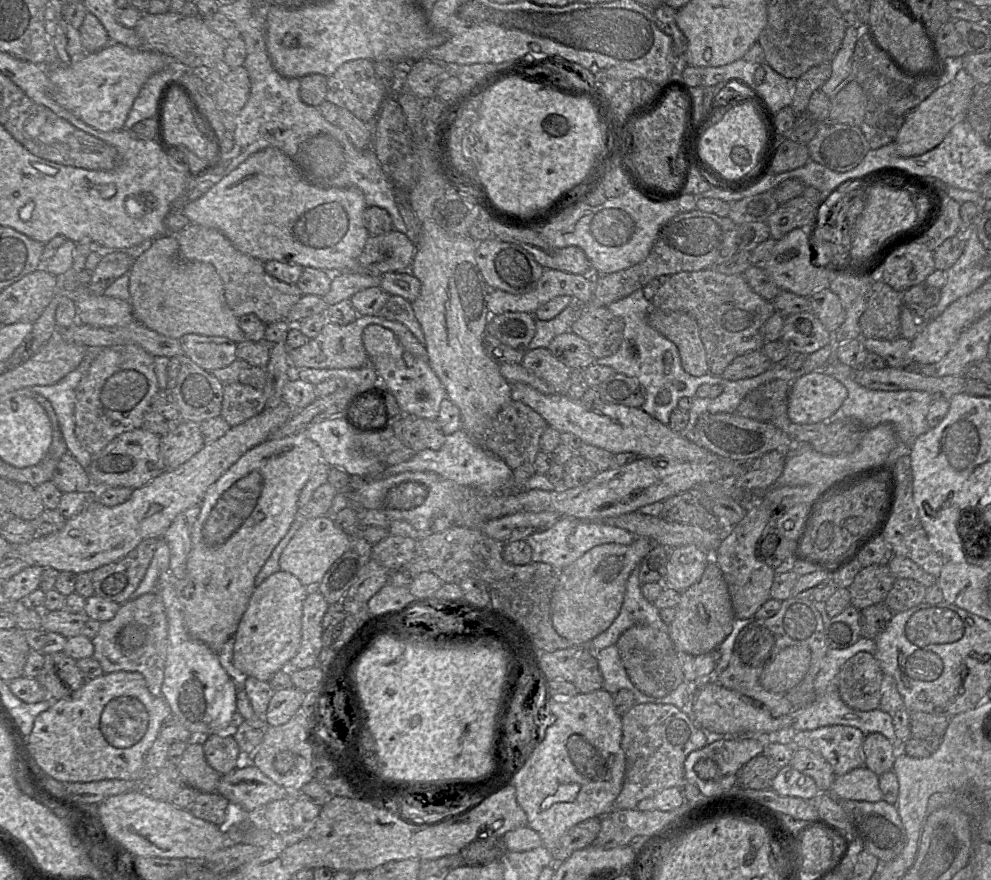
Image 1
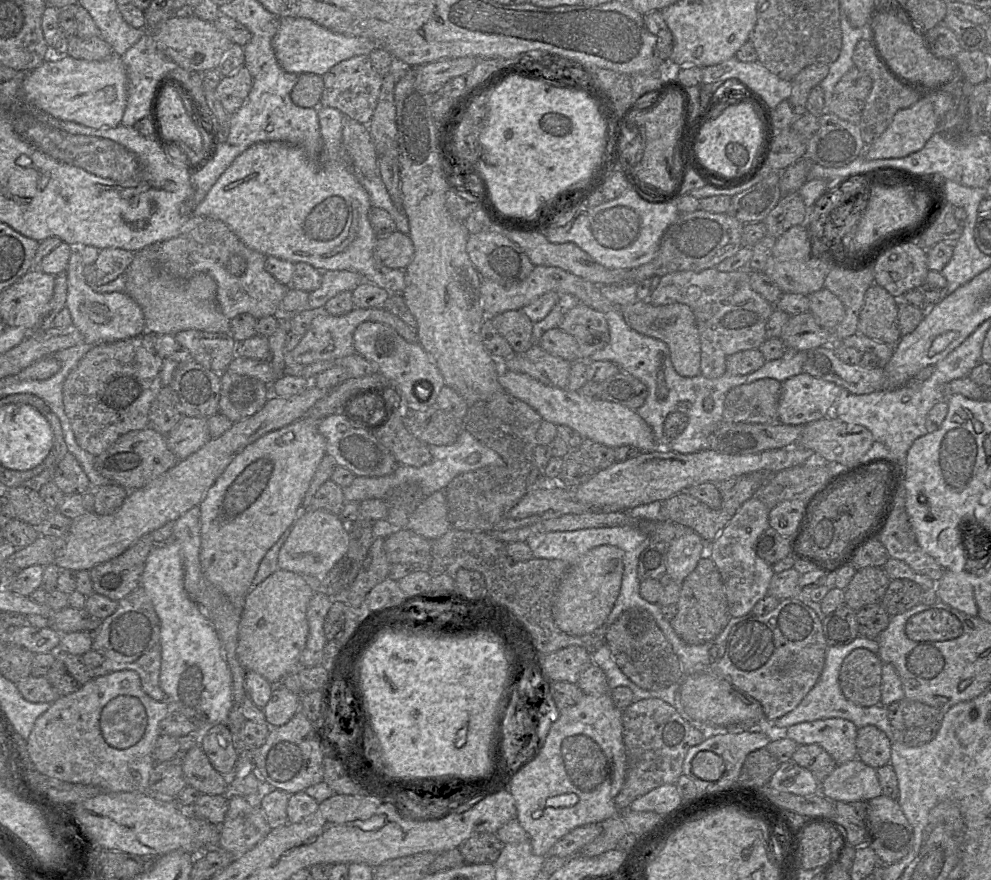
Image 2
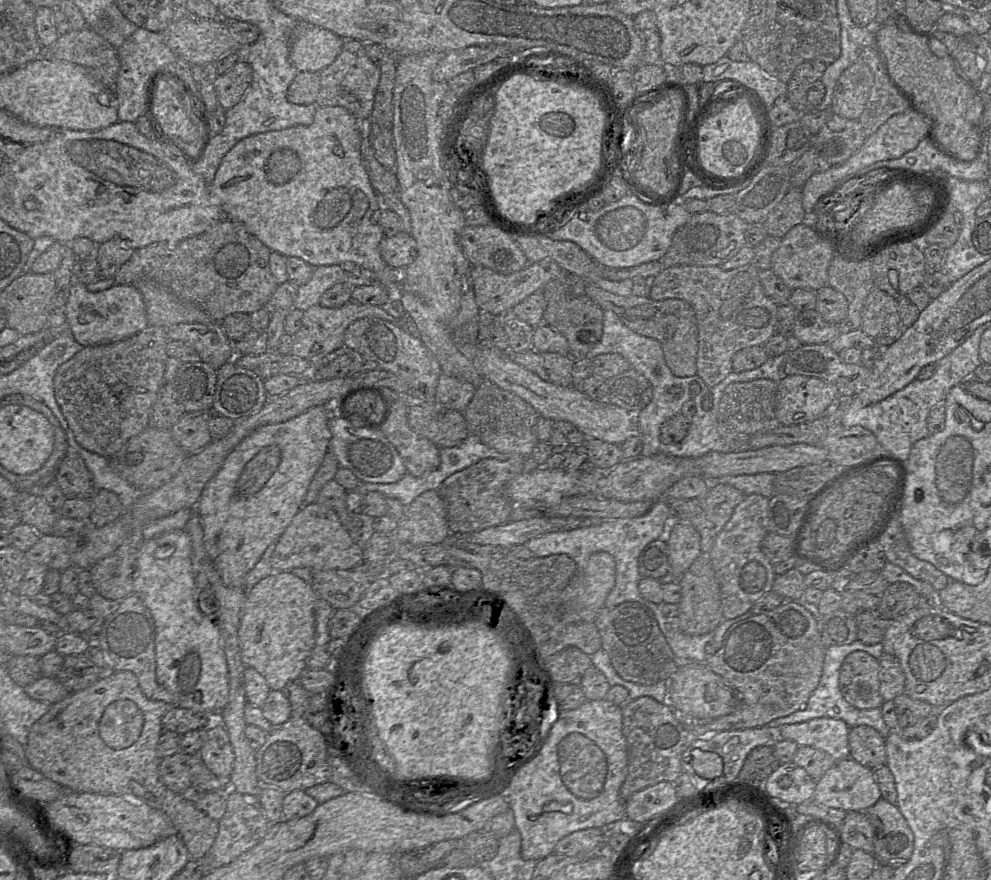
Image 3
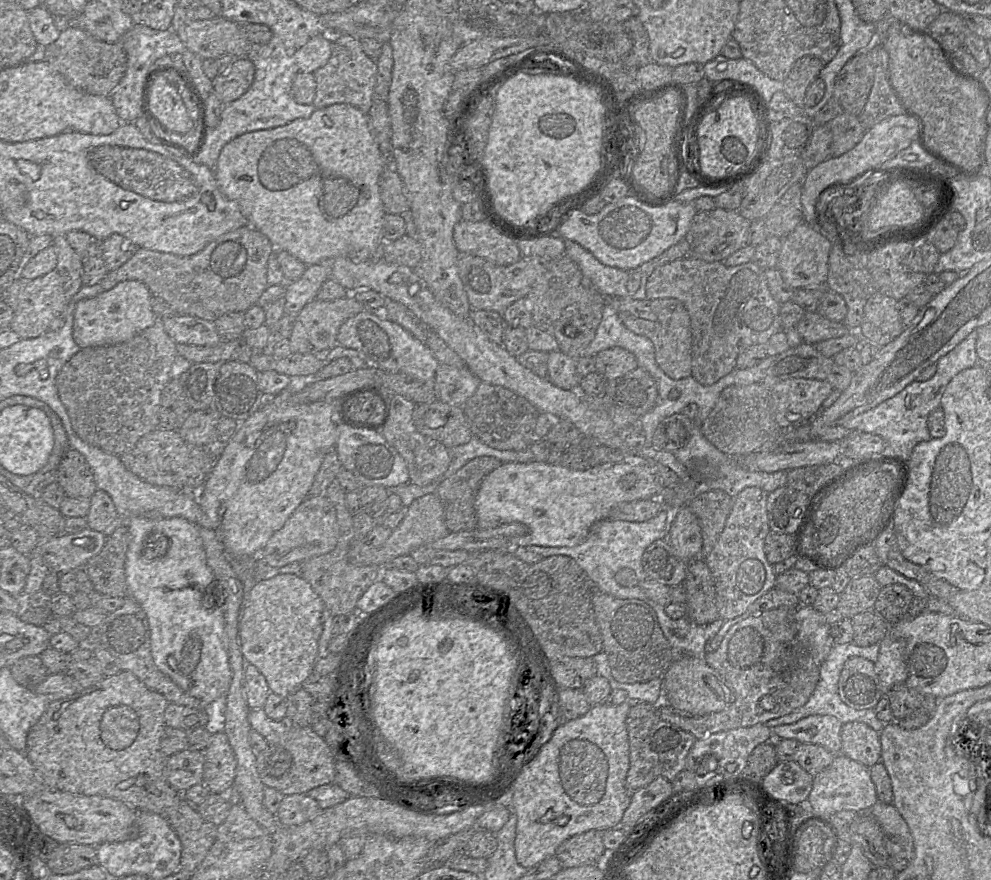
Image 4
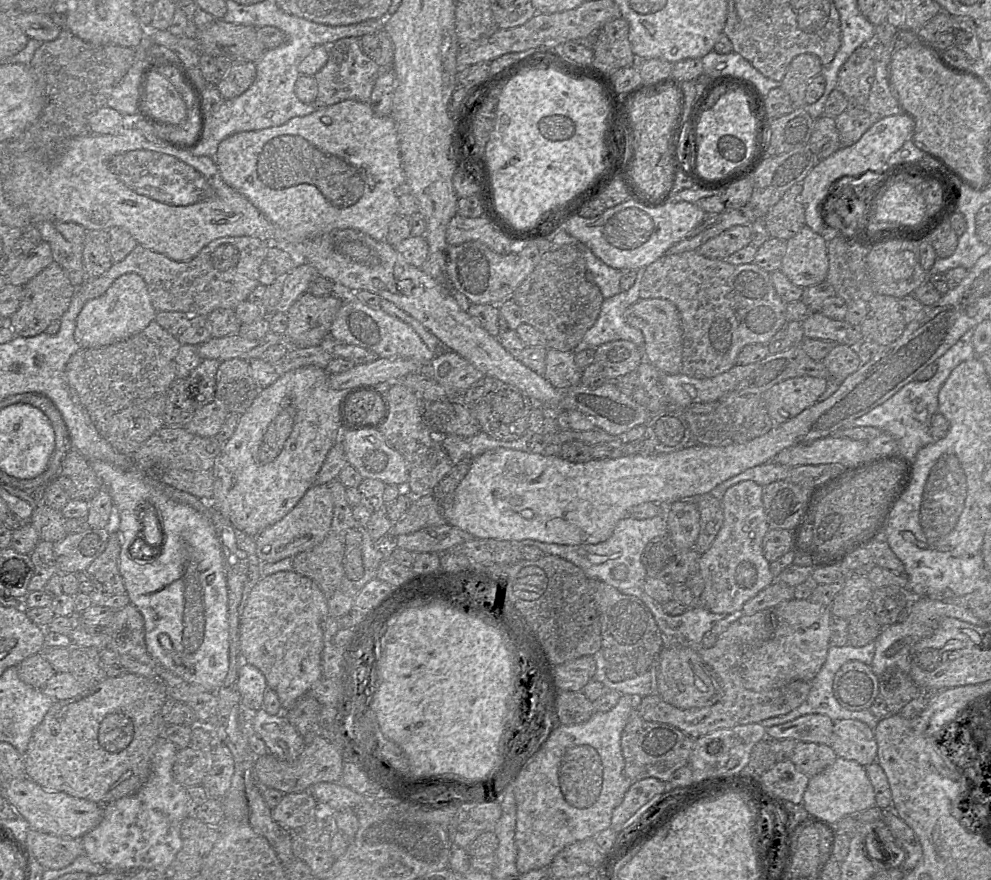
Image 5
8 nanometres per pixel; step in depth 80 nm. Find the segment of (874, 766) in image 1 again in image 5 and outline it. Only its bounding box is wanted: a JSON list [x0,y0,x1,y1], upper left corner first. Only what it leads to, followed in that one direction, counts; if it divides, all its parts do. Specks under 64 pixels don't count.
[831,720,877,767]

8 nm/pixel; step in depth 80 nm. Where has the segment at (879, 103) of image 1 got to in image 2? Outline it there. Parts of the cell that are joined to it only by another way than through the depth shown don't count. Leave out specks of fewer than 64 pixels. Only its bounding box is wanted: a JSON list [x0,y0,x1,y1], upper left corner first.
[853,39,929,146]

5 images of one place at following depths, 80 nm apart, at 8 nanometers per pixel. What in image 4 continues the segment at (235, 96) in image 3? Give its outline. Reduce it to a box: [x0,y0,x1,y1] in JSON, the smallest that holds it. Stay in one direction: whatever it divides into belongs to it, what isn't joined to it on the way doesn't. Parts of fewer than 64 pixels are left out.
[212,57,254,103]

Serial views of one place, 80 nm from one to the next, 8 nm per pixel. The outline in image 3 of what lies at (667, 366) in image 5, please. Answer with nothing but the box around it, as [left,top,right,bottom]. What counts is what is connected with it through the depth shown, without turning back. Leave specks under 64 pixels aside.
[585,282,698,377]

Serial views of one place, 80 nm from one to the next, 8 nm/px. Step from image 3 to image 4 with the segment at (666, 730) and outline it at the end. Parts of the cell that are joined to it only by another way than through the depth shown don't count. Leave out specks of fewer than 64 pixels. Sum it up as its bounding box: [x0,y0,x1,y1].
[626,702,696,792]

